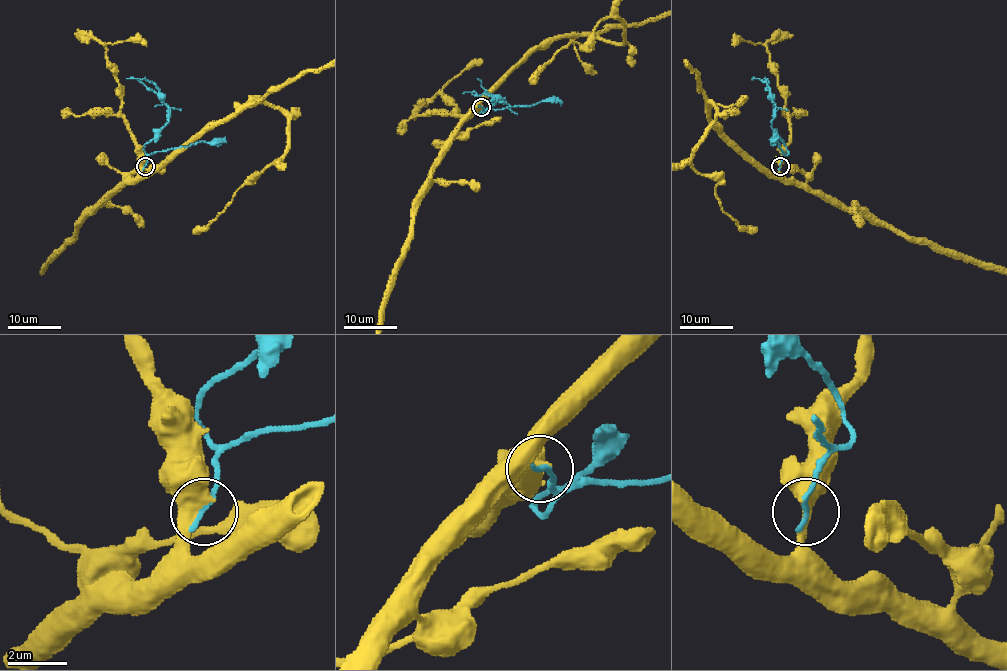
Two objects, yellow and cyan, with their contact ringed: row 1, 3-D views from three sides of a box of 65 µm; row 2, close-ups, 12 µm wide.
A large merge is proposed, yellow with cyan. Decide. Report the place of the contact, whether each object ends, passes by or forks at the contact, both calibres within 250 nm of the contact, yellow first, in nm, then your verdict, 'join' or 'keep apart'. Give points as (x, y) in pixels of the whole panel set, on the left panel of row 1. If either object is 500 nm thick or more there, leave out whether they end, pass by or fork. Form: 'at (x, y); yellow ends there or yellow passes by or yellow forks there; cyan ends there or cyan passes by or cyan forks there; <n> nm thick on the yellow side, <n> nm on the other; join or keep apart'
at (145, 166); 500 nm thick on the yellow side, 200 nm on the other; keep apart

